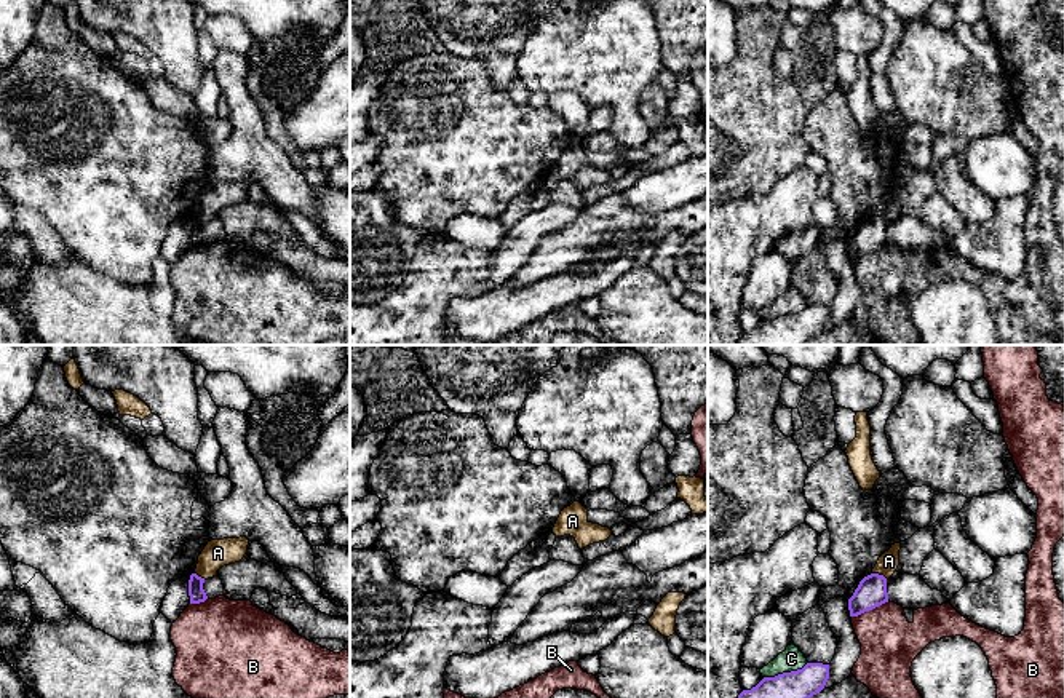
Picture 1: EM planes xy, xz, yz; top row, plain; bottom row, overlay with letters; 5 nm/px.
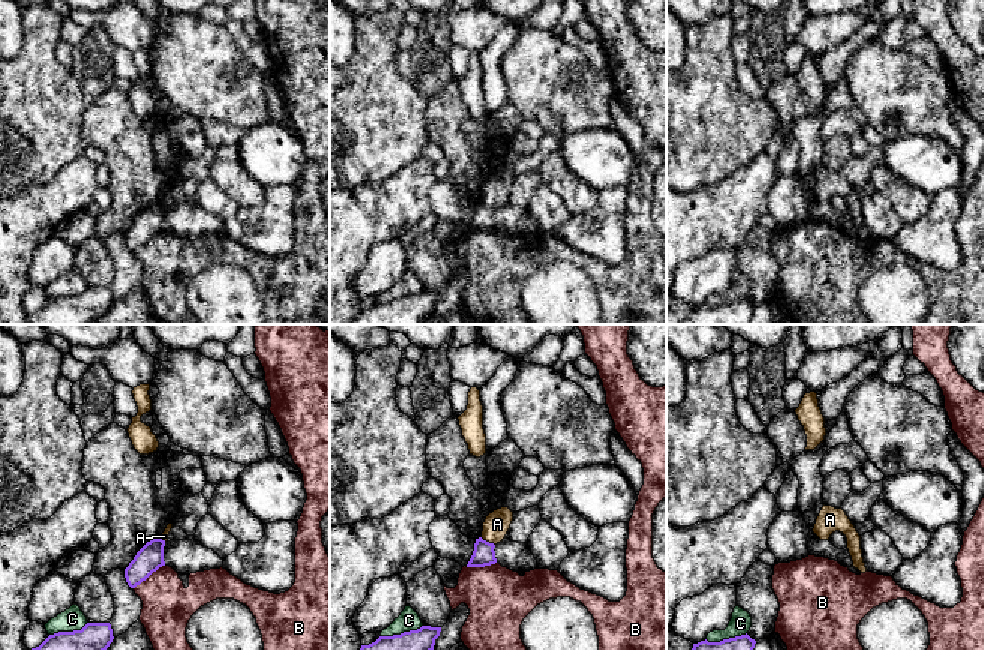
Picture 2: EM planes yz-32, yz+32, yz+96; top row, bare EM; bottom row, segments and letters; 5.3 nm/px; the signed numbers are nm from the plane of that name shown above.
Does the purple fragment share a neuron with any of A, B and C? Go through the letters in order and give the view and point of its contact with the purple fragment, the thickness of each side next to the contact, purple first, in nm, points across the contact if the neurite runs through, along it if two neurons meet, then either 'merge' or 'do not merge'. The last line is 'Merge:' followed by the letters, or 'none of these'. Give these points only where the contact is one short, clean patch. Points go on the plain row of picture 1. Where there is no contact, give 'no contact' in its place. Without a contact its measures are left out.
A: contact yz (881, 218); calibres 150 and 100 nm; border yz (873, 214), (882, 216), (887, 221); do not merge
B: contact yz (869, 251); calibres 150 and 280 nm; do not merge
C: contact yz (785, 315); calibres 260 and 110 nm; do not merge
Merge: none of these

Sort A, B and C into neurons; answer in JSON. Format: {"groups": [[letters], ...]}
{"groups": [["A", "B"], ["C"]]}

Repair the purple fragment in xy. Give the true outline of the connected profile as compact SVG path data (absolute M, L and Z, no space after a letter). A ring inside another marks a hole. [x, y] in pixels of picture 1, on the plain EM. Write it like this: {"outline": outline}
{"outline": "M197 216L190 217L190 222L189 222L190 246L200 246L208 241L203 232L203 225L204 225L204 220L198 219Z"}

